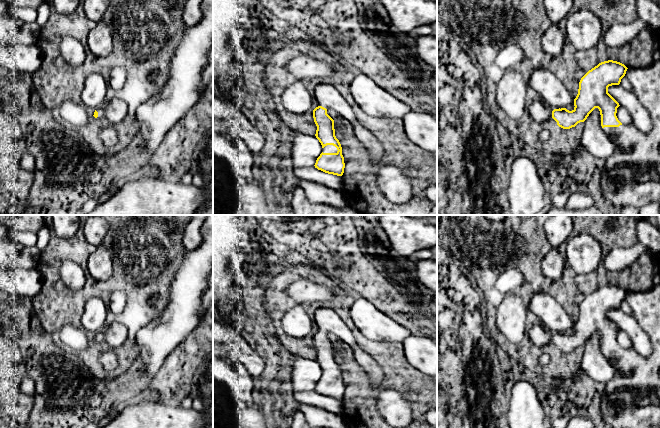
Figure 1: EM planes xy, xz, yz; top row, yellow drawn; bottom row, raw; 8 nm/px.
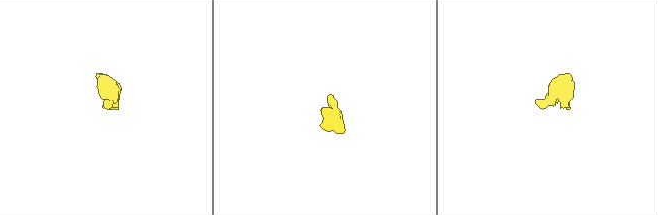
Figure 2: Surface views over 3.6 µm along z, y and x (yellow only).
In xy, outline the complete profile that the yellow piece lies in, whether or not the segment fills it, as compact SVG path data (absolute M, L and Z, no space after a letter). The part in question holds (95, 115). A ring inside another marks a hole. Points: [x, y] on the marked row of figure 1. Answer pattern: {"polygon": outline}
{"polygon": "M111 98L107 106L96 109L93 116L98 119L107 118L112 126L116 126L126 119L128 113L126 102L121 99Z"}

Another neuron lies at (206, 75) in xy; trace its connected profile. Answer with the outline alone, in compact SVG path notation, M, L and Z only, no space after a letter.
M213 44L208 52L207 64L201 70L198 100L204 97L212 78L213 78Z

